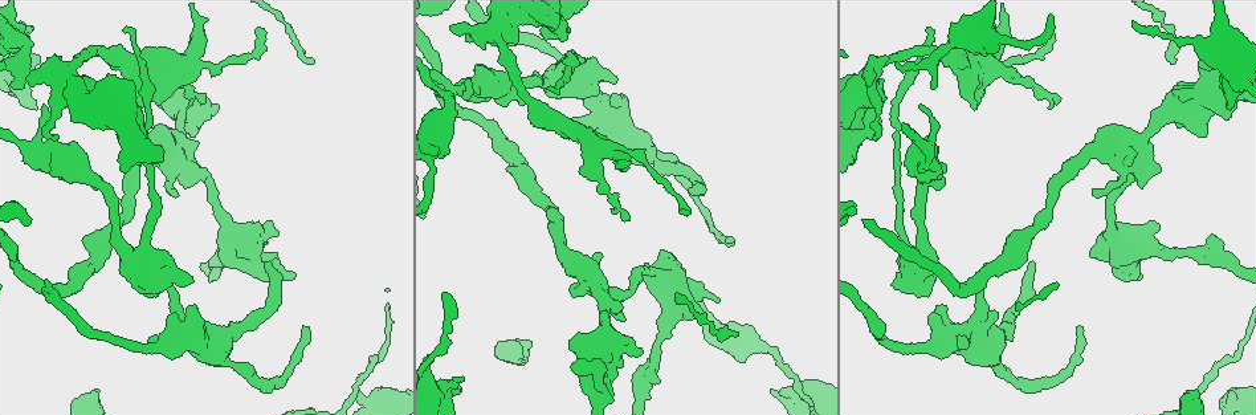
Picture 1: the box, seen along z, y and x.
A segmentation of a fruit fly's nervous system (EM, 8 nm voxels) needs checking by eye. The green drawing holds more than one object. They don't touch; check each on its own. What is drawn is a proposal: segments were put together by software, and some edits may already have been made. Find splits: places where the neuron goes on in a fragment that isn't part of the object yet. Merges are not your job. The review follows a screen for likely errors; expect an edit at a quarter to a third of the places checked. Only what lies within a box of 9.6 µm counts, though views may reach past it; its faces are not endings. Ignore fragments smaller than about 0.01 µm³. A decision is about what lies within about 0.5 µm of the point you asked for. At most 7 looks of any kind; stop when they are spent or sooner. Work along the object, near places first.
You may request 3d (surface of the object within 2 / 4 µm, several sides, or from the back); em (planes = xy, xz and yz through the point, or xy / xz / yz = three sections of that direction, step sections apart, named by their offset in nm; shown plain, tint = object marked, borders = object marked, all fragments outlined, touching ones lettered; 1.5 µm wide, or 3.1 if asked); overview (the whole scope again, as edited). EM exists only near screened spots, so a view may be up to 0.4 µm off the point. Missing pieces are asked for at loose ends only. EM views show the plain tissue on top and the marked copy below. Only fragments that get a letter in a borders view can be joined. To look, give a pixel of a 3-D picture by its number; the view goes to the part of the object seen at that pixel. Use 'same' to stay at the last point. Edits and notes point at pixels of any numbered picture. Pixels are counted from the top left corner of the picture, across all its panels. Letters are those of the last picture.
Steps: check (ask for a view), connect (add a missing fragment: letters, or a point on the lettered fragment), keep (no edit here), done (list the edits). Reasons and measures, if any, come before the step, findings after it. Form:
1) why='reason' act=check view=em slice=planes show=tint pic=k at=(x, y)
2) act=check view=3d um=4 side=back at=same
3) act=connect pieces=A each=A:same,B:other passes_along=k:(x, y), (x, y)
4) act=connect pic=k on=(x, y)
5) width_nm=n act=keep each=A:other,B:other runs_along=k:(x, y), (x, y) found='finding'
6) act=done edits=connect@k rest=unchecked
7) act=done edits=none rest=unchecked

why='tapers out' act=check view=em slice=xy step=8 show=borders pic=1 at=(259, 27)

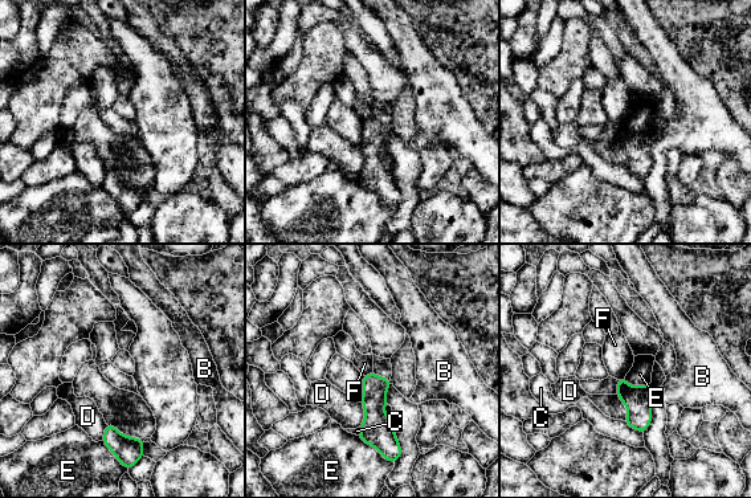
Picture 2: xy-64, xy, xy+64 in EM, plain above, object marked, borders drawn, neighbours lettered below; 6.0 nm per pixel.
act=keep each=B:other,C:other,D:other,E:other,F:other found='none of them fits'

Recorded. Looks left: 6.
why='branch stops here' act=check view=3d um=4 pic=1 at=(627, 216)

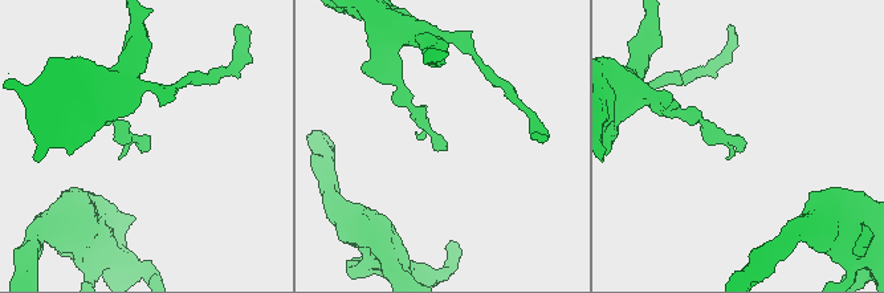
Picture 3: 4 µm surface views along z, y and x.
act=check view=em slice=planes show=borders pic=3 at=(148, 150)

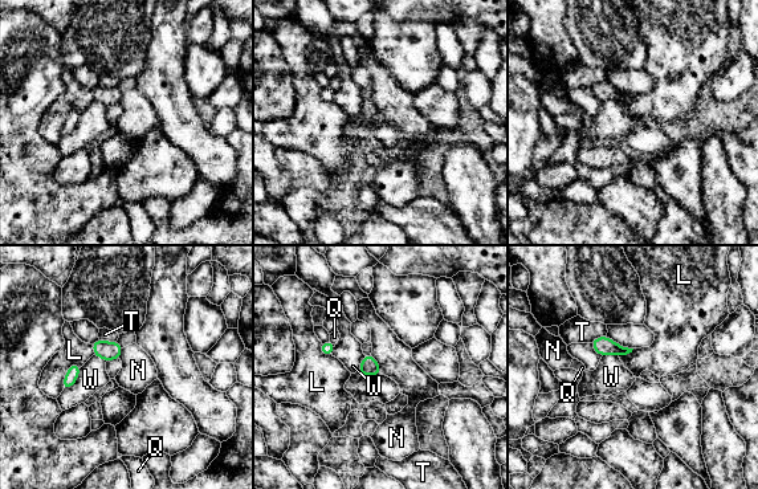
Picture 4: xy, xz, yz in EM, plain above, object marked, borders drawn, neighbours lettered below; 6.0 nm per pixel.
act=keep each=L:other,N:other,Q:other,T:other,W:other found='none of them fits'

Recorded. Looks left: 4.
why='an open end' act=check view=3d um=4 side=back pic=1 at=(122, 29)

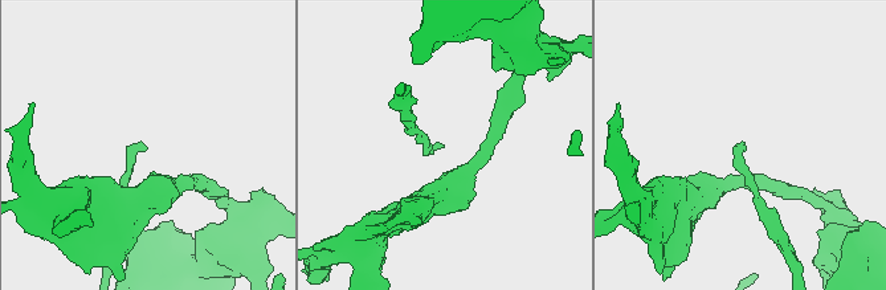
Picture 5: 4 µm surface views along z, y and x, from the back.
act=check view=em slice=planes show=tint pic=5 at=(743, 146)

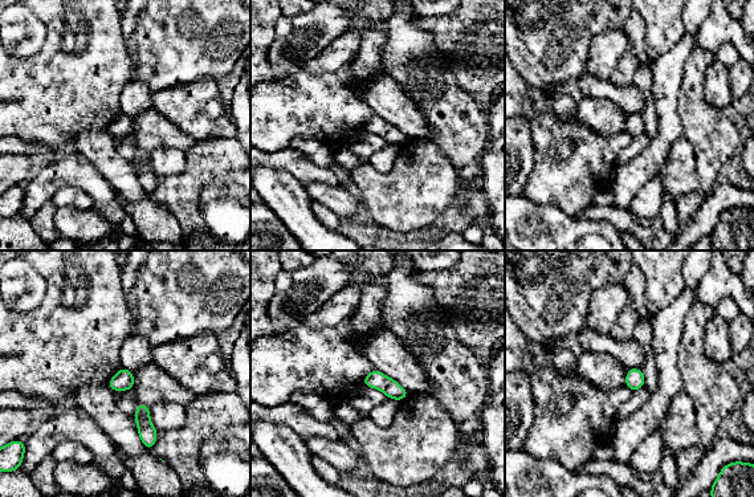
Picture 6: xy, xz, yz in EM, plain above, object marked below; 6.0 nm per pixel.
why='see the neighbours' act=check view=em slice=planes show=borders at=same

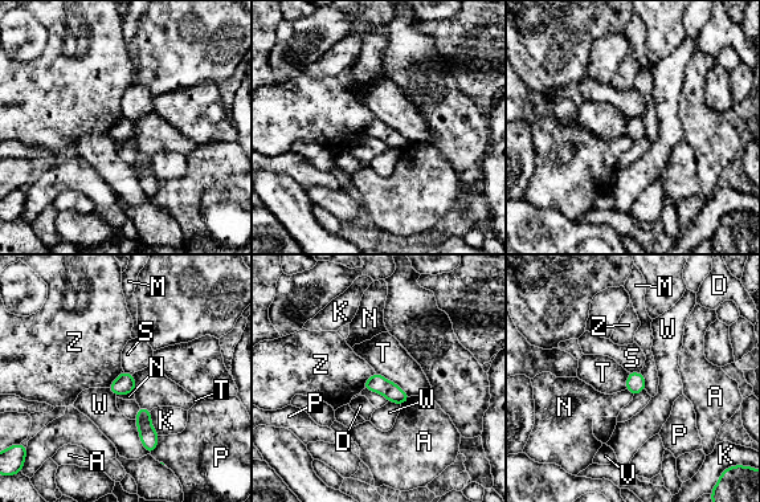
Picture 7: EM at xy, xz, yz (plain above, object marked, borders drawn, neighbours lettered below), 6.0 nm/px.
act=keep each=A:other,D:other,K:other,M:other,N:other,P:other,S:other,T:other,V:other,W:other,Z:other border=7:(376, 372), (397, 384), (409, 396) found='none of them fits'

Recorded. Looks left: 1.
act=done edits=none rest=unchecked

